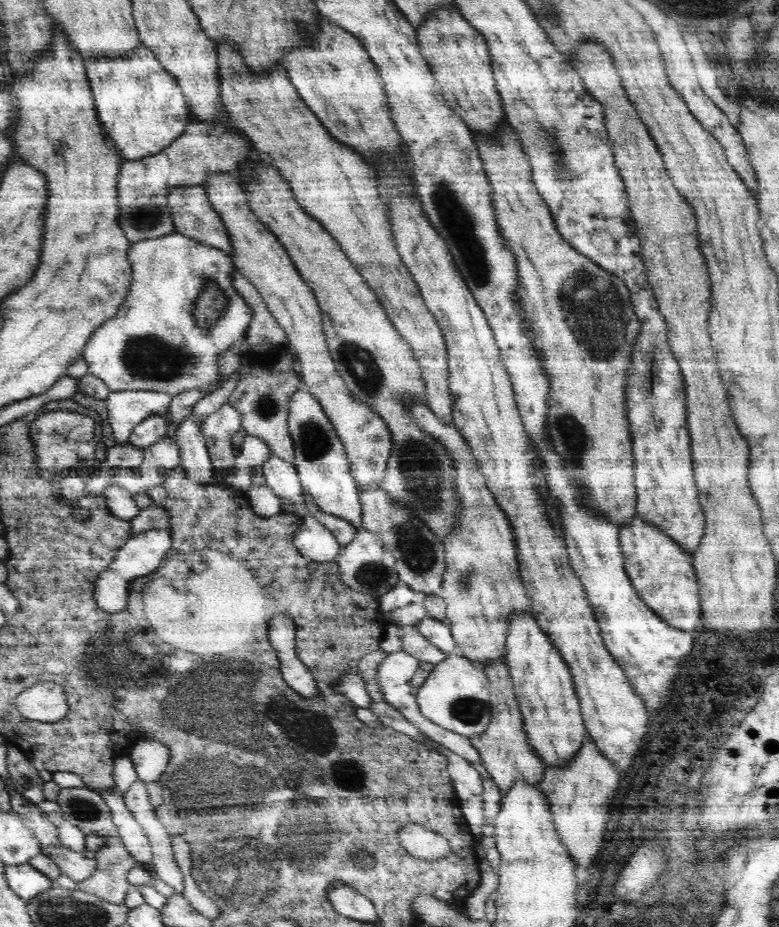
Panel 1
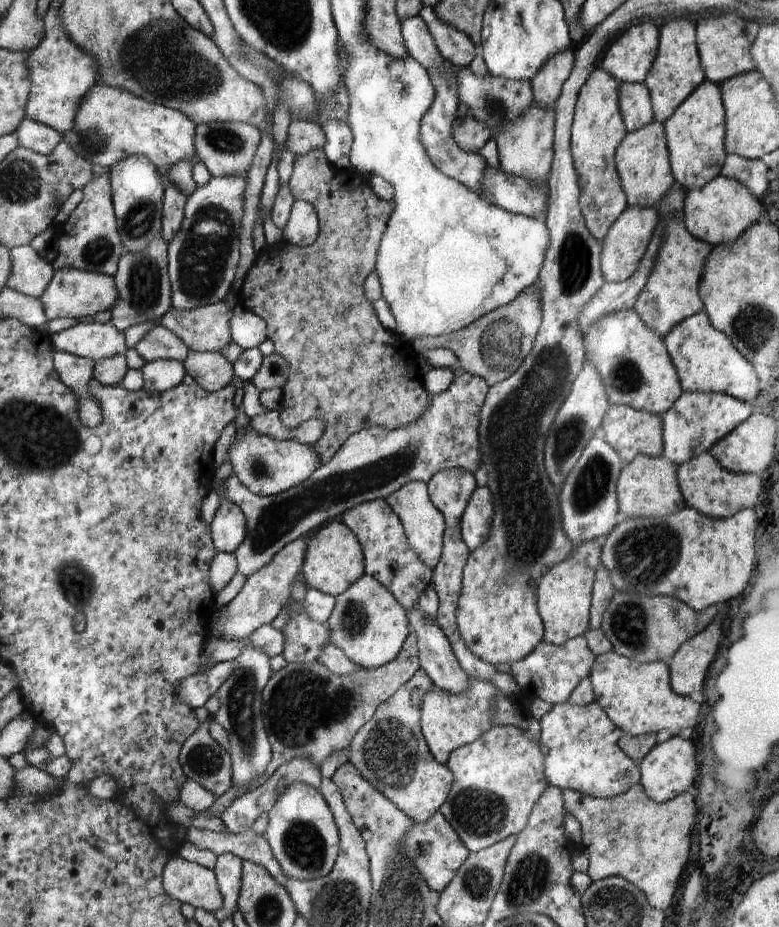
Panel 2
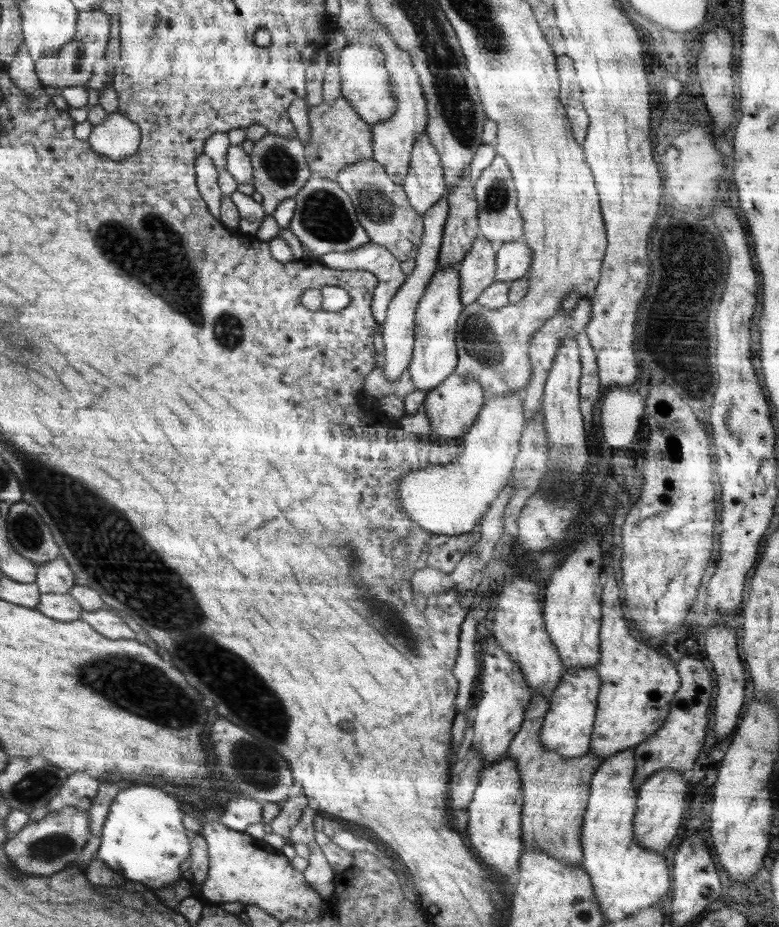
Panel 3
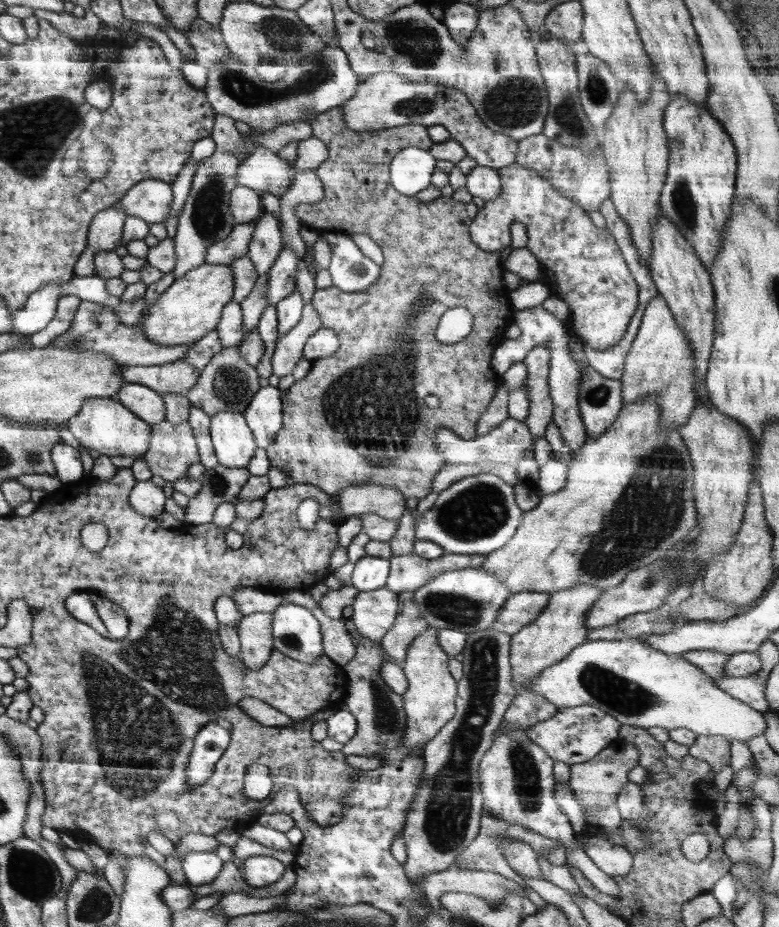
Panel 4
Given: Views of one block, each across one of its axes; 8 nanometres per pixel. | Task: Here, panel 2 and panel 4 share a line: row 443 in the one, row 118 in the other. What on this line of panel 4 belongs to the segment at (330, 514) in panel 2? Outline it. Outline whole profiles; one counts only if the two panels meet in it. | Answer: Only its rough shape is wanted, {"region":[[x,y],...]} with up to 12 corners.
{"region":[[380,71],[342,102],[346,127],[441,124],[480,166],[516,160],[452,86]]}

